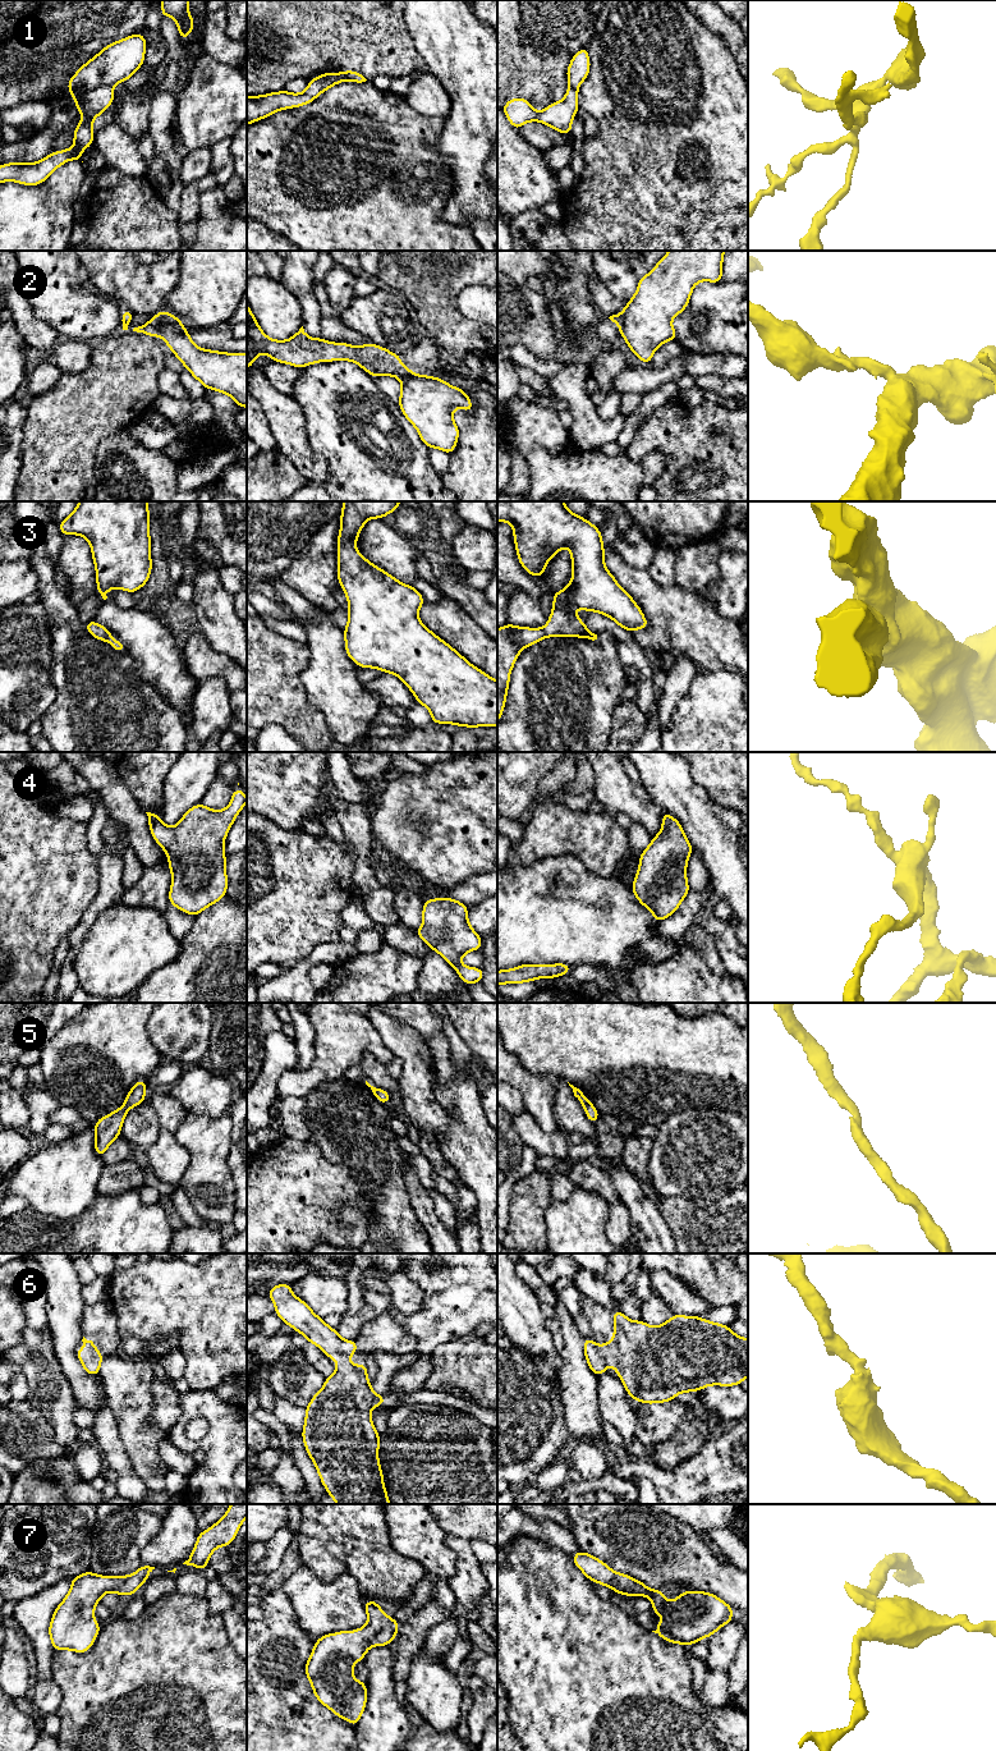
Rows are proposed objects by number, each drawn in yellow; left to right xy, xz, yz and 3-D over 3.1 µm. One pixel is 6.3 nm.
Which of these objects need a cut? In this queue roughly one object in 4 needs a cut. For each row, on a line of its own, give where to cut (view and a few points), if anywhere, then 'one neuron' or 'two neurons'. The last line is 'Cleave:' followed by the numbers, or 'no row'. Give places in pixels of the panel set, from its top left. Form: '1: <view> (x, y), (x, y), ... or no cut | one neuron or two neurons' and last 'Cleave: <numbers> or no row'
1: xy (111, 85), (99, 85), (76, 97) | two neurons
2: xy (155, 316), (159, 324), (159, 334) | two neurons
3: no cut | one neuron
4: no cut | one neuron
5: no cut | one neuron
6: no cut | one neuron
7: no cut | one neuron
Cleave: 1, 2

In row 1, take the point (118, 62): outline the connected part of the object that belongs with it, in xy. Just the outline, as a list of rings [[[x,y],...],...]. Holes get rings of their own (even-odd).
[[[141,33],[105,46],[70,78],[68,82],[69,93],[82,97],[87,91],[98,86],[125,82],[142,67],[146,47],[146,38]]]

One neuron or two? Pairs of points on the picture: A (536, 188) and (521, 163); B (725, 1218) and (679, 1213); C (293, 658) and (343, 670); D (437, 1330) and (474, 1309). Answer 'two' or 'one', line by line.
A: one
B: one
C: two
D: one

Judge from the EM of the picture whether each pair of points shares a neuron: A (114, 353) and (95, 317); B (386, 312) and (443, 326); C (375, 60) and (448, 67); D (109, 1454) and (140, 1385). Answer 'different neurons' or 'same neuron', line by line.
A: different neurons
B: different neurons
C: different neurons
D: different neurons

